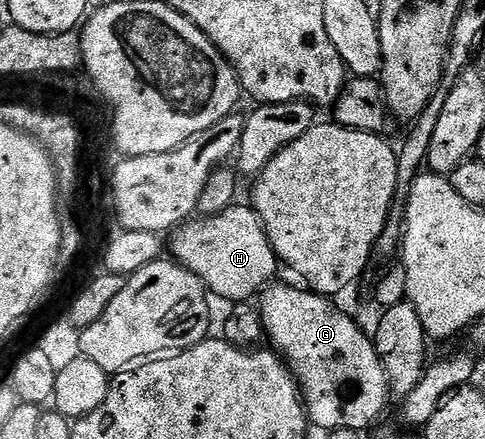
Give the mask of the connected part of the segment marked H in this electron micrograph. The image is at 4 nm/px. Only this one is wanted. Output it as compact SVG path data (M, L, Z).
M233 203L229 209L217 217L200 217L189 220L171 234L170 253L179 264L186 266L205 287L209 294L217 293L227 303L248 303L253 300L273 280L278 266L278 258L266 235L263 223L251 204Z

